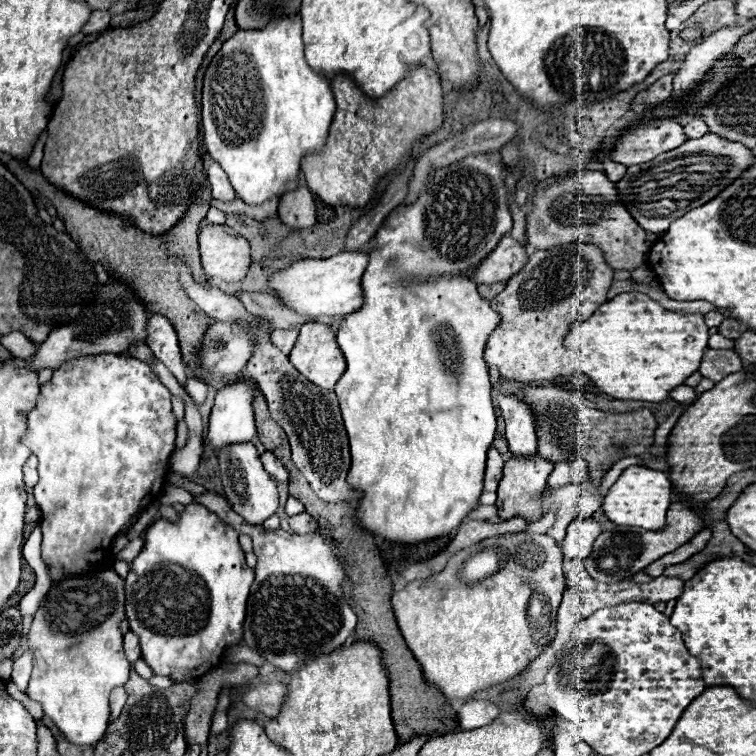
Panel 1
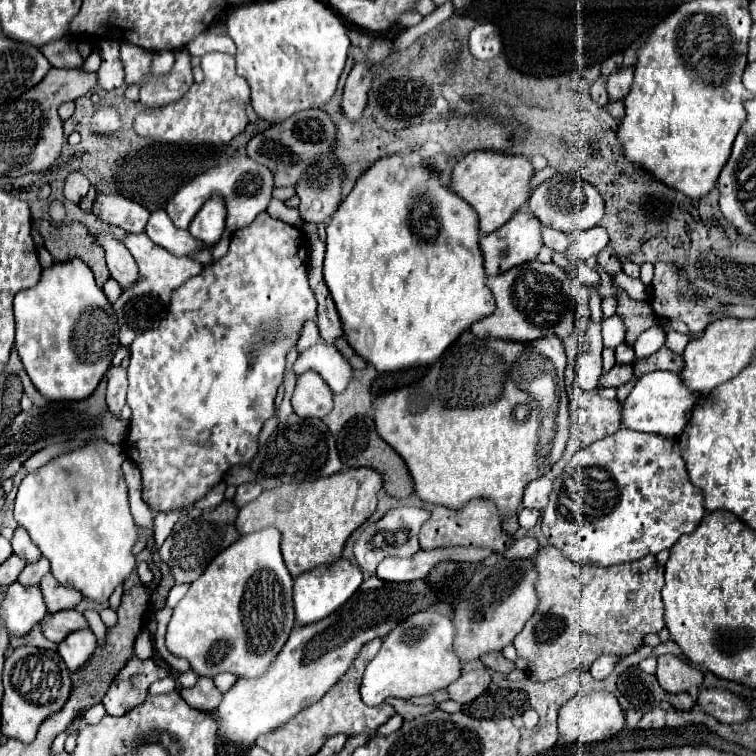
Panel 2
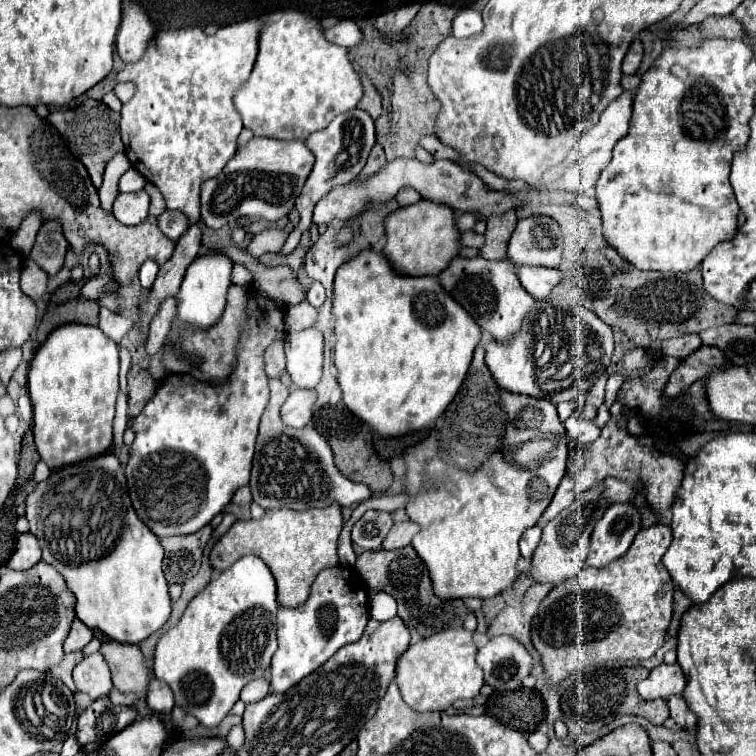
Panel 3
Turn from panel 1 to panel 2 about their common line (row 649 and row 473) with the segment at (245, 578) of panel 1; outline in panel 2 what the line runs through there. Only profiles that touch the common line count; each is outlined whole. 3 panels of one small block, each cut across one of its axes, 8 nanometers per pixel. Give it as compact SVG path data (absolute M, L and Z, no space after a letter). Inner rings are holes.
M262 212L250 226L240 228L232 234L230 250L224 258L214 262L212 266L206 266L202 274L196 278L184 282L176 294L172 294L170 312L162 320L162 324L154 330L148 330L134 338L130 344L130 366L128 366L128 406L132 408L130 418L130 430L124 444L126 456L140 468L142 472L142 500L154 510L154 512L182 512L192 508L198 500L202 500L208 490L218 484L224 474L238 464L248 464L256 452L258 452L258 436L262 430L262 424L274 414L274 398L276 390L282 384L284 378L284 360L290 350L290 346L298 340L300 328L306 320L316 318L316 298L308 284L308 268L306 268L306 242L298 228L270 218L266 212Z

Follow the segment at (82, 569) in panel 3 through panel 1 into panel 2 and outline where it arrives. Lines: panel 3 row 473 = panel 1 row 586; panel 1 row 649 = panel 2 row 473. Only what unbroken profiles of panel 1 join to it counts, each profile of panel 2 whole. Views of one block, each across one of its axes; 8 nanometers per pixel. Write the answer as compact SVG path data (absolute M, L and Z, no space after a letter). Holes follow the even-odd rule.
M92 440L84 448L62 454L42 468L30 472L16 496L14 520L22 526L32 542L40 548L42 556L50 560L54 578L68 588L80 590L84 598L94 602L106 602L110 594L126 582L126 578L136 568L136 556L132 548L140 540L140 528L136 526L130 504L128 504L128 488L122 474L122 462L126 454L120 444L108 444L106 440Z

